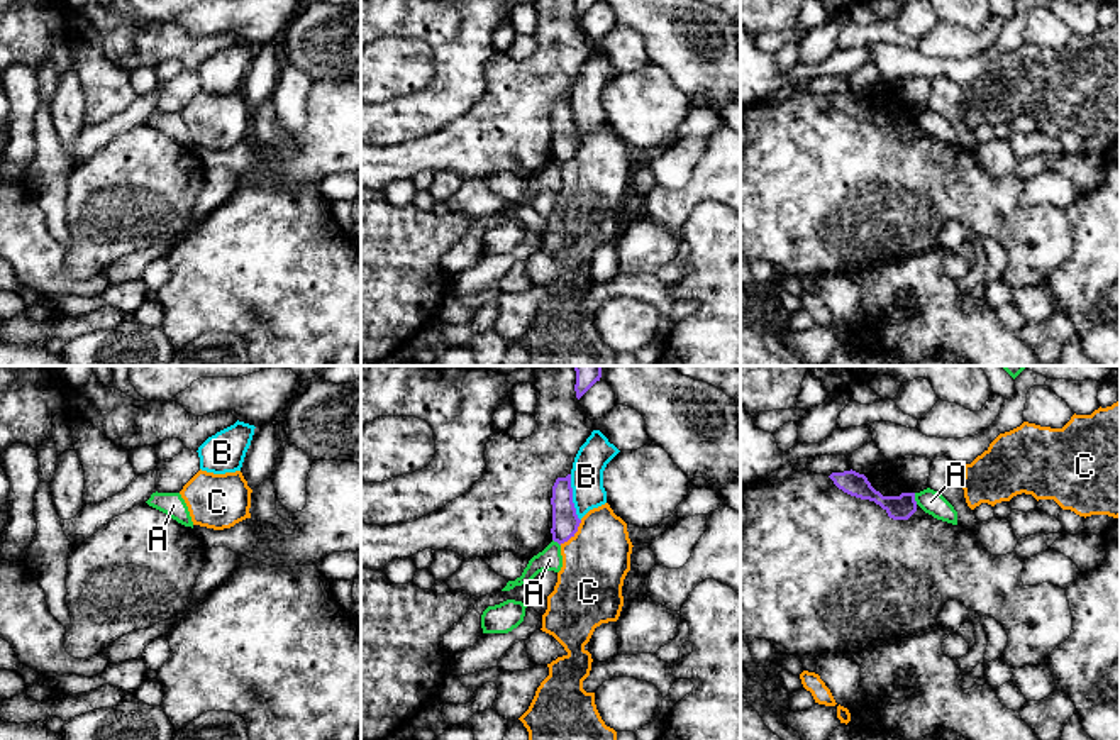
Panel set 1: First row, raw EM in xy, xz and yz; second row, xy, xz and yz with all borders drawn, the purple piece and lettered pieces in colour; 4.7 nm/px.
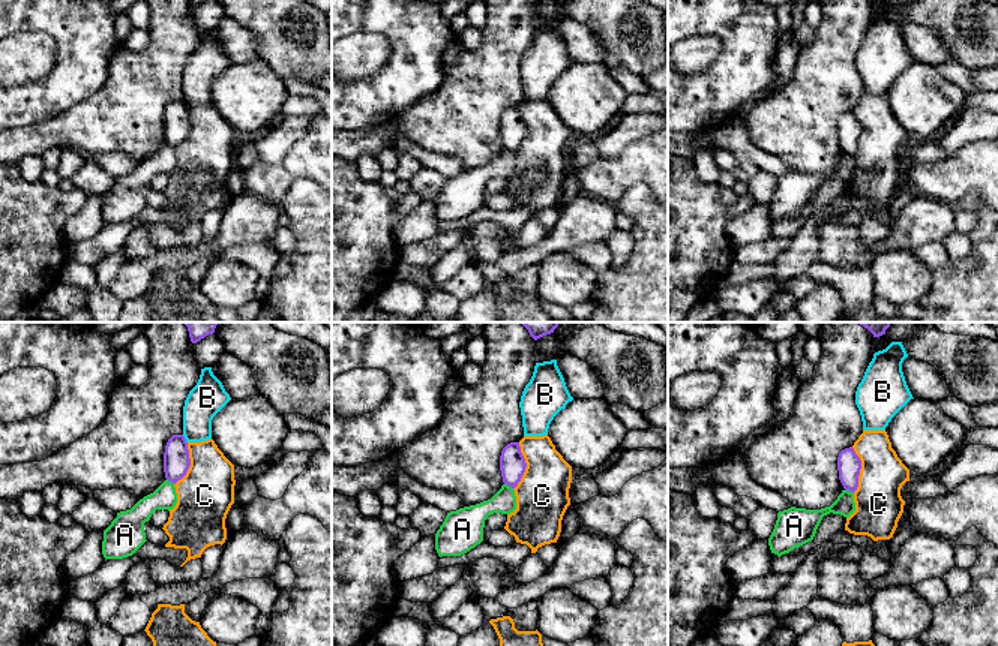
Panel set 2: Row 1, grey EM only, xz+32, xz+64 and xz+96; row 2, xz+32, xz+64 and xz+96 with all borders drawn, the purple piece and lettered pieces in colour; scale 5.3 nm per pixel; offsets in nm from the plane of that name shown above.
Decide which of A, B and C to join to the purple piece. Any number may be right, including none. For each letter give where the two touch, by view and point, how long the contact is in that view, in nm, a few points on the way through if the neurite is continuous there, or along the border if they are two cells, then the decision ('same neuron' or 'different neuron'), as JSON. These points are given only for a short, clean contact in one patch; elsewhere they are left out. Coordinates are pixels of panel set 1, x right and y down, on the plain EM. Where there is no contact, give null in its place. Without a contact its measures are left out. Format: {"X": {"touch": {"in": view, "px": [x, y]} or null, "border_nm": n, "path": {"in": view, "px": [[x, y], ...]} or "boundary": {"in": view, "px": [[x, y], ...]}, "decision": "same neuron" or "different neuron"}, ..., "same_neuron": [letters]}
{"A": {"touch": {"in": "yz", "px": [914, 119]}, "border_nm": 60, "boundary": {"in": "yz", "px": [[914, 114], [917, 124]]}, "decision": "different neuron"}, "B": {"touch": {"in": "xz", "px": [571, 119]}, "border_nm": 220, "decision": "different neuron"}, "C": {"touch": {"in": "xz", "px": [573, 154]}, "border_nm": 160, "boundary": {"in": "xz", "px": [[582, 141], [578, 149], [560, 165]]}, "decision": "different neuron"}, "same_neuron": []}

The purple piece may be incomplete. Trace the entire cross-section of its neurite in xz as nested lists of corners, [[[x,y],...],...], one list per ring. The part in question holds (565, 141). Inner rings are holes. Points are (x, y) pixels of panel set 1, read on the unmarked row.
[[[571,95],[557,98],[552,107],[552,161],[559,166],[568,163],[578,152],[581,141],[573,124]]]

